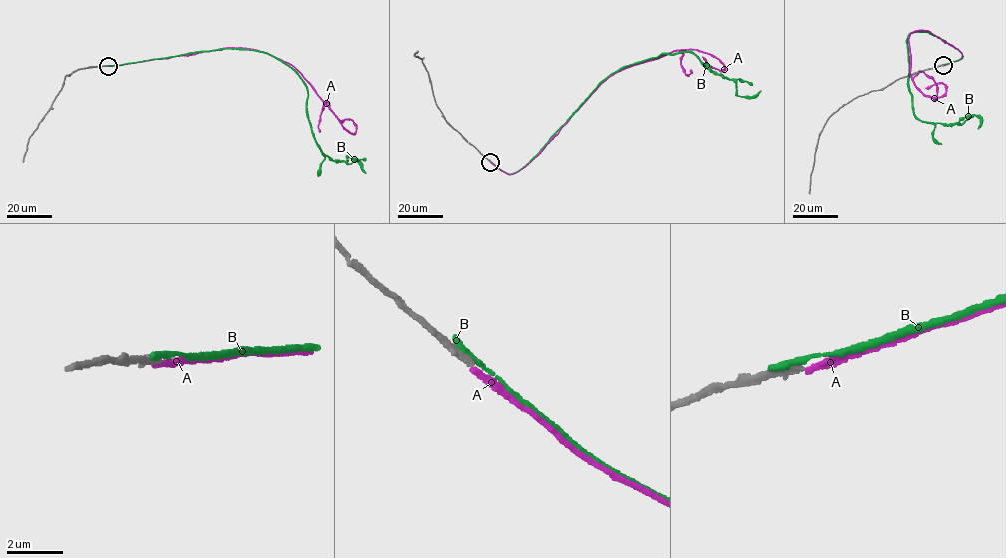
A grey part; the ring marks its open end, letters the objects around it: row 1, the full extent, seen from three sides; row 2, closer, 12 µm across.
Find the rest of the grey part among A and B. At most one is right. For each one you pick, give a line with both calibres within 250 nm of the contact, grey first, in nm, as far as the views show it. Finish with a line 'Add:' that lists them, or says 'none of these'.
Add: none of these

